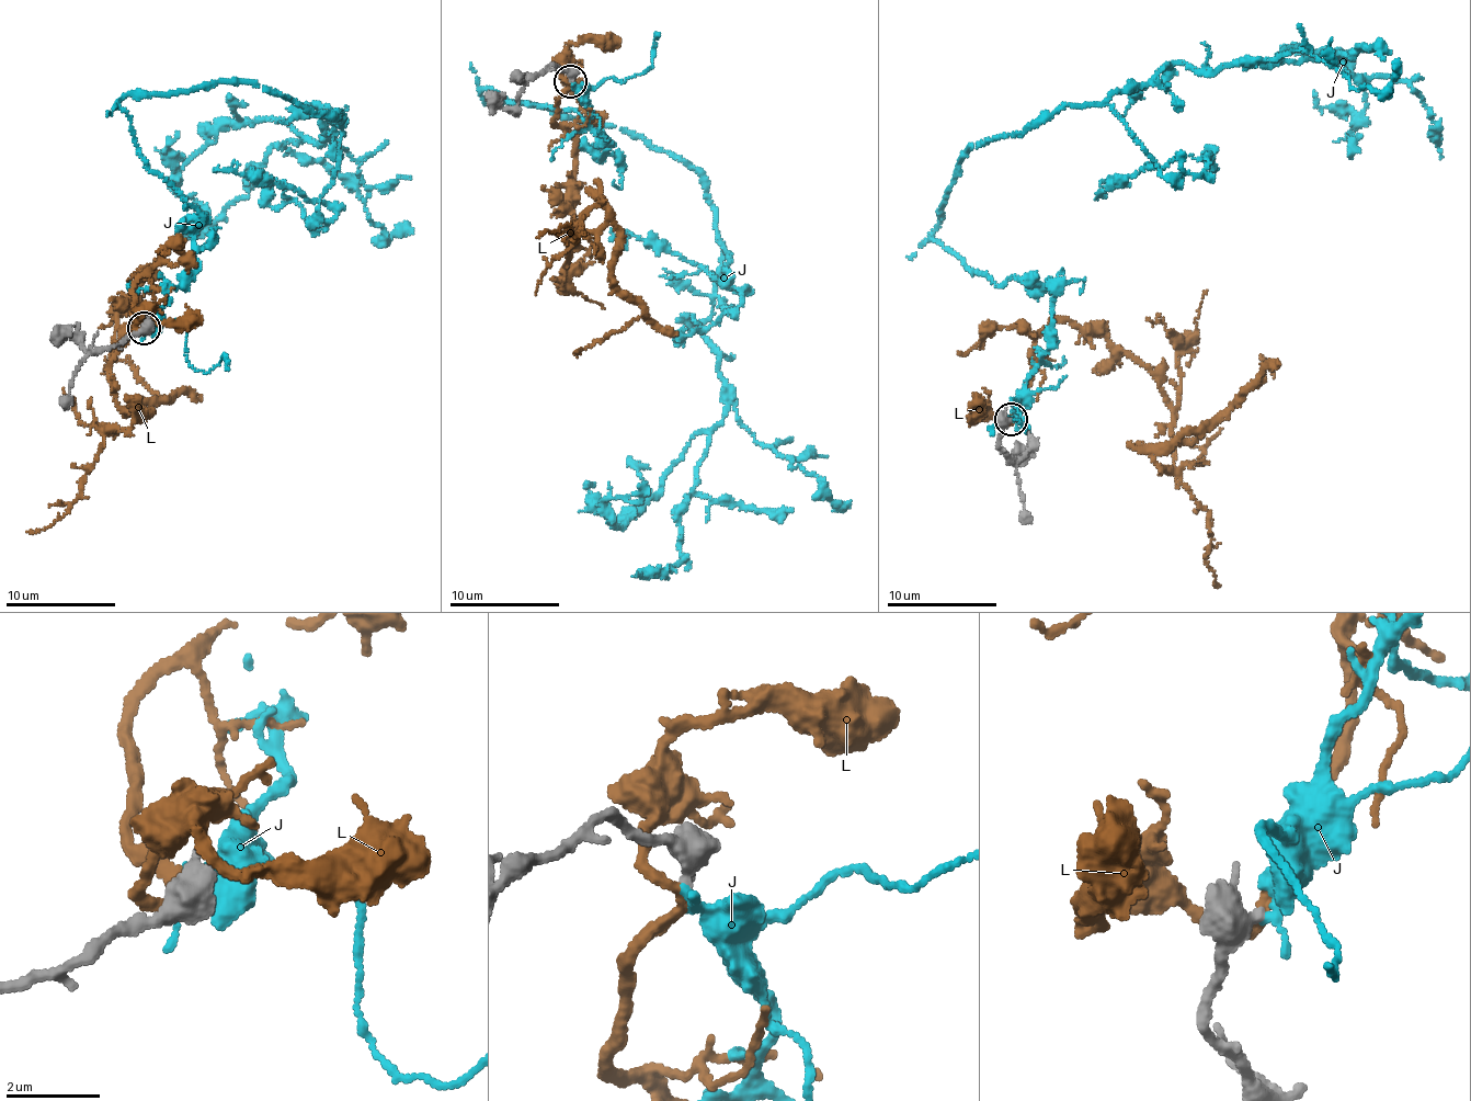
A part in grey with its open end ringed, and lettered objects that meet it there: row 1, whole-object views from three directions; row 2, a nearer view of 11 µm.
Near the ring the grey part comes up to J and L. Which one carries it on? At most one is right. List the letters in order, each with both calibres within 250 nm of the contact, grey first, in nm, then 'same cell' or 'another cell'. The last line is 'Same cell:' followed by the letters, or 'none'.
J: 280 nm thick on the grey side, 280 nm on the other; another cell
L: 340 nm thick on the grey side, 240 nm on the other; same cell
Same cell: L

